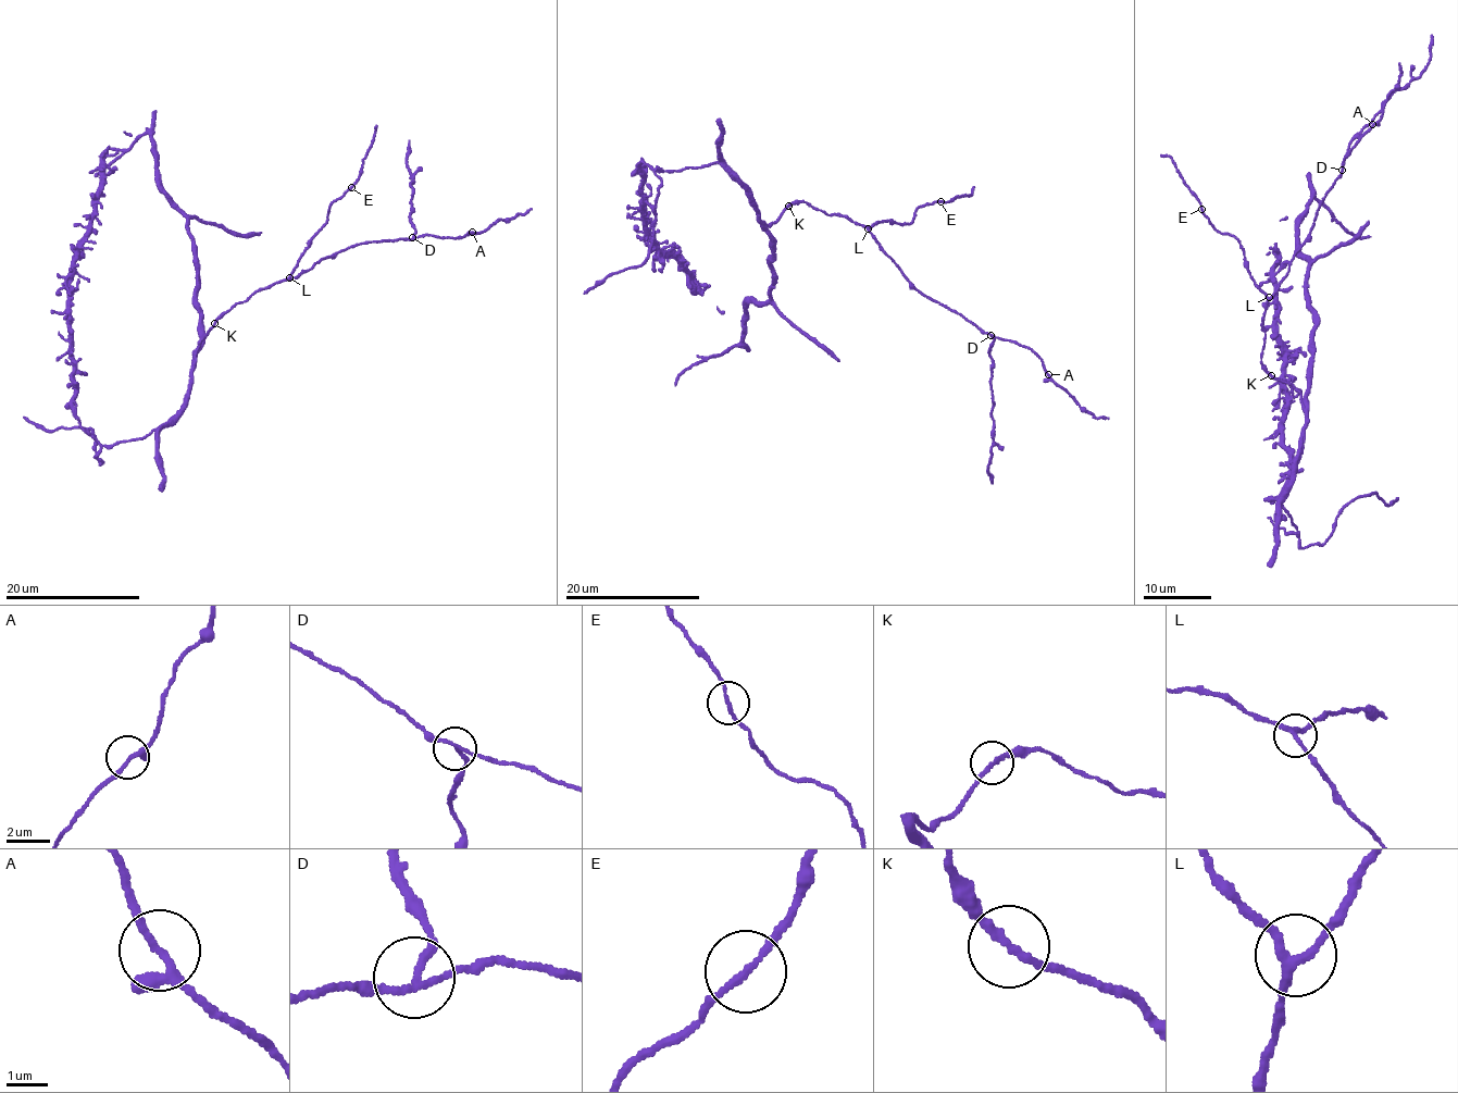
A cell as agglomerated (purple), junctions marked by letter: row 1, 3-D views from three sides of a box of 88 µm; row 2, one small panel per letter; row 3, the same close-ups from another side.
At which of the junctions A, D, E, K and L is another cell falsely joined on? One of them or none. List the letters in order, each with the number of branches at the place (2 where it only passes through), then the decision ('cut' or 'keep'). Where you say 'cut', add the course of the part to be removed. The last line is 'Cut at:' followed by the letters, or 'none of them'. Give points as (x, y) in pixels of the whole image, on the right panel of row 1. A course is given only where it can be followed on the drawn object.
A: 3 | keep
D: 3 | cut | (1342, 170), (1350, 138), (1369, 123), (1388, 99), (1428, 65), (1432, 34)
E: 2 | keep
K: 2 | keep
L: 3 | keep
Cut at: D

